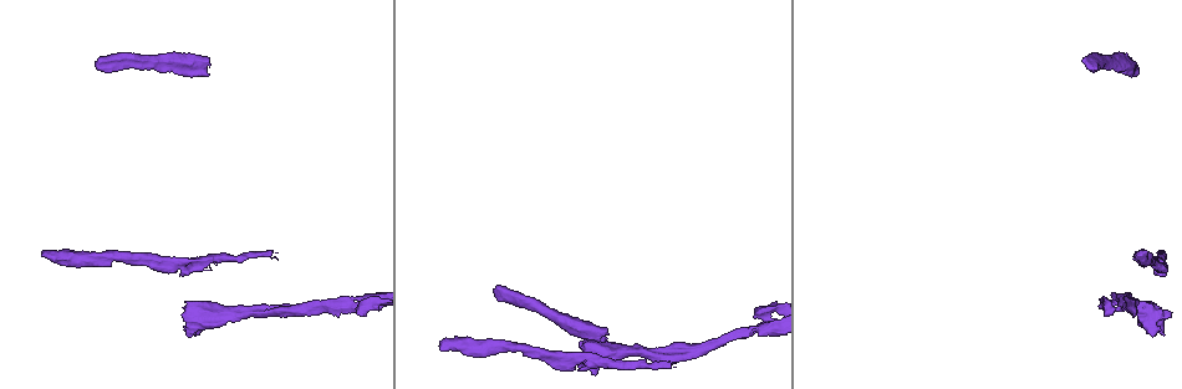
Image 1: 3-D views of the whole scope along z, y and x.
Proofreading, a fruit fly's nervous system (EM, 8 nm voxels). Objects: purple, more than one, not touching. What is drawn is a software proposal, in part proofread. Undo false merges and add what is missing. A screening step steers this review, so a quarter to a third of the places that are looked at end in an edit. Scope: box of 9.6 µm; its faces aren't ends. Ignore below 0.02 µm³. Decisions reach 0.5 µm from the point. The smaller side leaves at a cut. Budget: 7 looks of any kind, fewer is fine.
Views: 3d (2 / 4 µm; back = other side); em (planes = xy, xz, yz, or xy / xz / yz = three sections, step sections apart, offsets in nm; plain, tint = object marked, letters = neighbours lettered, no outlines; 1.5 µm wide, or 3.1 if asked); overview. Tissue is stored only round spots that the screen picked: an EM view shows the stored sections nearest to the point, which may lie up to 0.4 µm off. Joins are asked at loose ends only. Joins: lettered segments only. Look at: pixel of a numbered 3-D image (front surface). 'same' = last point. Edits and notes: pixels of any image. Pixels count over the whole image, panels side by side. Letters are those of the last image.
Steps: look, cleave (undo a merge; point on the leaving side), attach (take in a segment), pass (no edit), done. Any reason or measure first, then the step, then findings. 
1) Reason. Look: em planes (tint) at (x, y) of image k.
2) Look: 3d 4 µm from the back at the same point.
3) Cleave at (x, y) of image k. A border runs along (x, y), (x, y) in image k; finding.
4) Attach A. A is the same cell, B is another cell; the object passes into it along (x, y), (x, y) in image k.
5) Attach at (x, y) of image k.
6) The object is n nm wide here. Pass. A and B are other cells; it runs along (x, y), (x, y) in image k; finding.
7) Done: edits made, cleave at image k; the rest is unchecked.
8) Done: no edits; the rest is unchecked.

Branch stops here. Look: 3d 2 µm at (272, 252) of image 1.

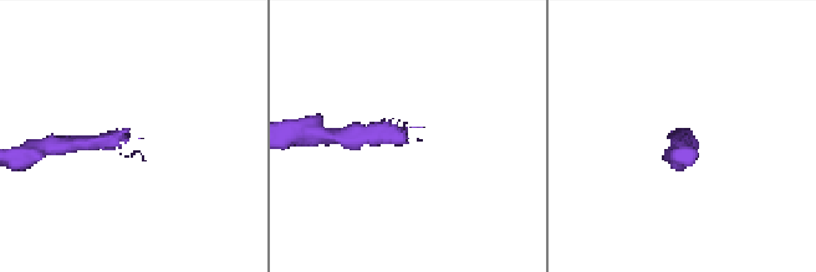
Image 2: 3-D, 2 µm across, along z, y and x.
Need the tissue. Look: em planes (letters) at (689, 130) of image 2.

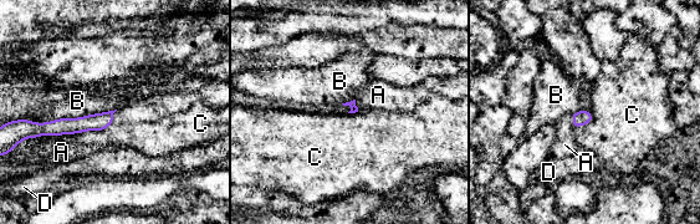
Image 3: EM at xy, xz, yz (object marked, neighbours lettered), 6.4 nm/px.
Attach at (61, 152) of image 3. A is the same cell, B, C and D are other cells; the object passes into it along (14, 132), (52, 135), (61, 152) in image 3; it goes on there.

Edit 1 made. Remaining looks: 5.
See it whole again. Look: overview.

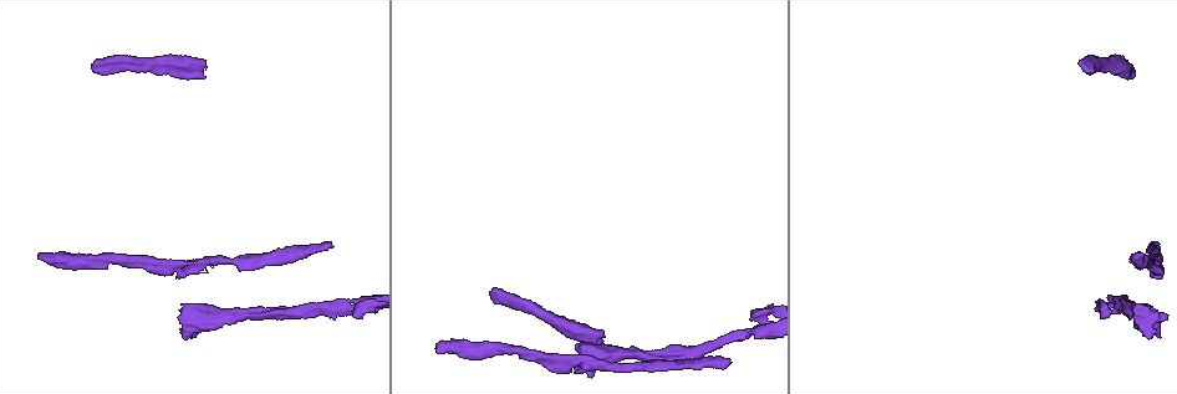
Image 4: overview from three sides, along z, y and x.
An open end. Look: 3d 4 µm at (1131, 76) of image 4.

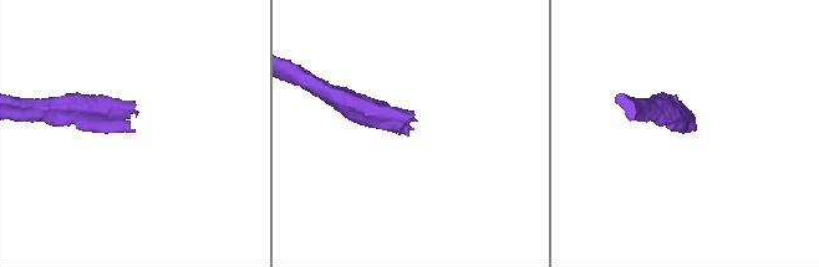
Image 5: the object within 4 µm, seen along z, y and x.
Need the tissue. Look: em planes (tint) at (688, 128) of image 5.

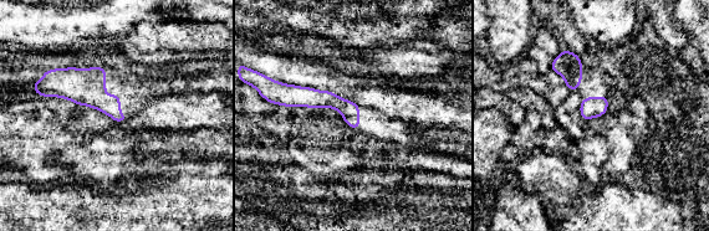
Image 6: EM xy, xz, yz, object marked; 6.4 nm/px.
What lies round it. Look: em planes (letters) at the same point.

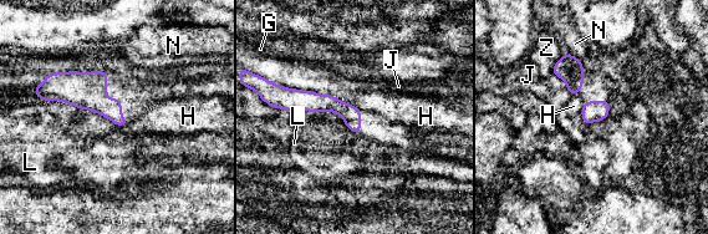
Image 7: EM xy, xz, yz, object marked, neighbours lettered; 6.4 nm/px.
Pass. G, H, J, L, N and Z are other cells; it runs along (281, 103), (339, 106), (357, 130) in image 7; none of them fits.

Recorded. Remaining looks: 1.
Done: edits made, attach at image 3; the rest is unchecked.

